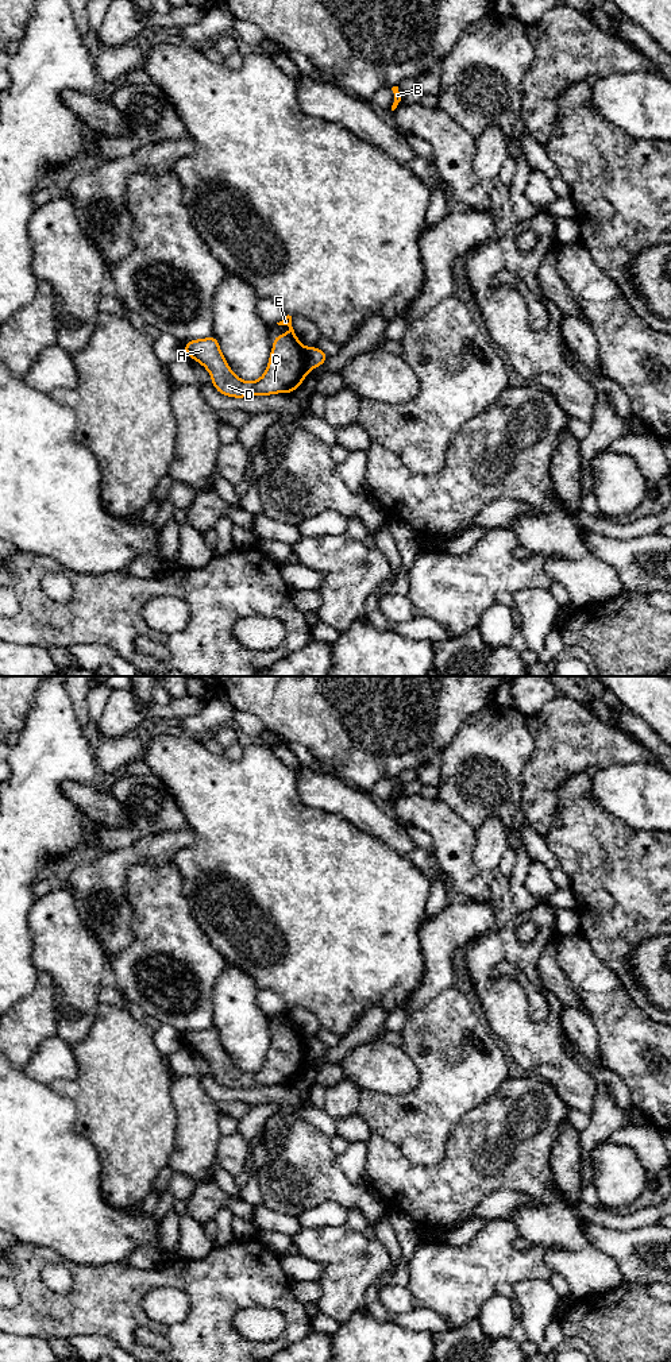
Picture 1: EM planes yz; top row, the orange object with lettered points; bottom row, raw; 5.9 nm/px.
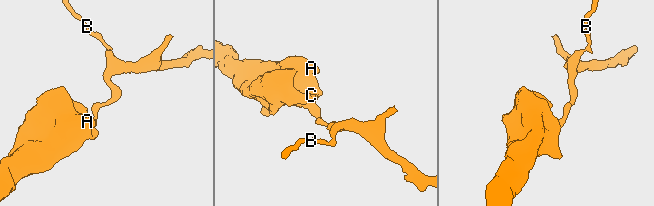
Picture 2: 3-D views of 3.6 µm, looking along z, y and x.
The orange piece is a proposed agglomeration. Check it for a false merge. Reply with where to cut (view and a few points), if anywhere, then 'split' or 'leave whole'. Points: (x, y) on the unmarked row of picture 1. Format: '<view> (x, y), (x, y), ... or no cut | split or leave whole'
yz (305, 1040), (305, 1060), (308, 1063) | split

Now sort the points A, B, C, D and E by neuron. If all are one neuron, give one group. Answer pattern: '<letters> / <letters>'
A C D E / B

